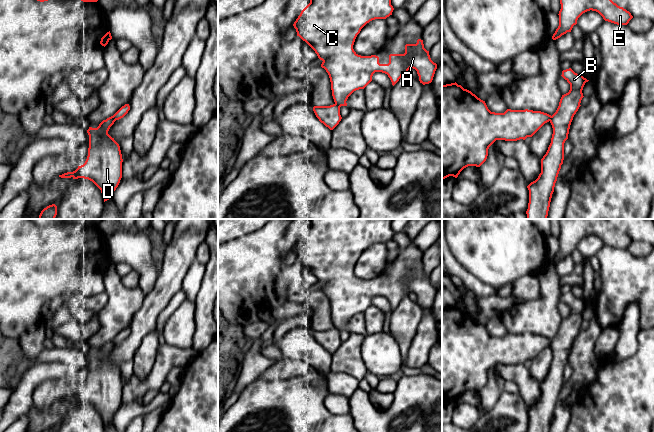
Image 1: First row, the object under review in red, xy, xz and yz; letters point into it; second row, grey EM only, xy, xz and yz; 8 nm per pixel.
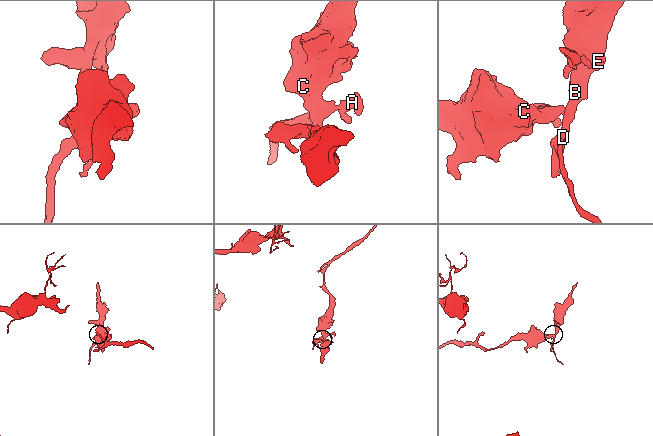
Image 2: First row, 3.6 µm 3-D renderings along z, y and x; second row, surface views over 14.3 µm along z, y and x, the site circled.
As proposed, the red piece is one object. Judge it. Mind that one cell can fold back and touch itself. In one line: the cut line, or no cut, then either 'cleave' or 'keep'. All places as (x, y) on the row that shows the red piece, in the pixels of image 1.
cut in xz along (335, 103), (340, 106); cleave

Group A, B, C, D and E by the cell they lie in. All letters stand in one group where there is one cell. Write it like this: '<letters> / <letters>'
A C / B D E

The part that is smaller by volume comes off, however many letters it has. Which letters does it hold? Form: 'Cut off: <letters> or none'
Cut off: B, D, E

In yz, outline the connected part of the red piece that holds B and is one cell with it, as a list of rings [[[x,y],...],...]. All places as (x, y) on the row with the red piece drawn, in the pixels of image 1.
[[[571,68],[563,70],[561,76],[570,84],[570,90],[562,95],[556,112],[551,116],[553,134],[548,150],[541,159],[541,173],[527,186],[527,219],[547,219],[555,183],[564,160],[564,143],[568,139],[573,117],[581,106],[583,87],[589,81]]]

